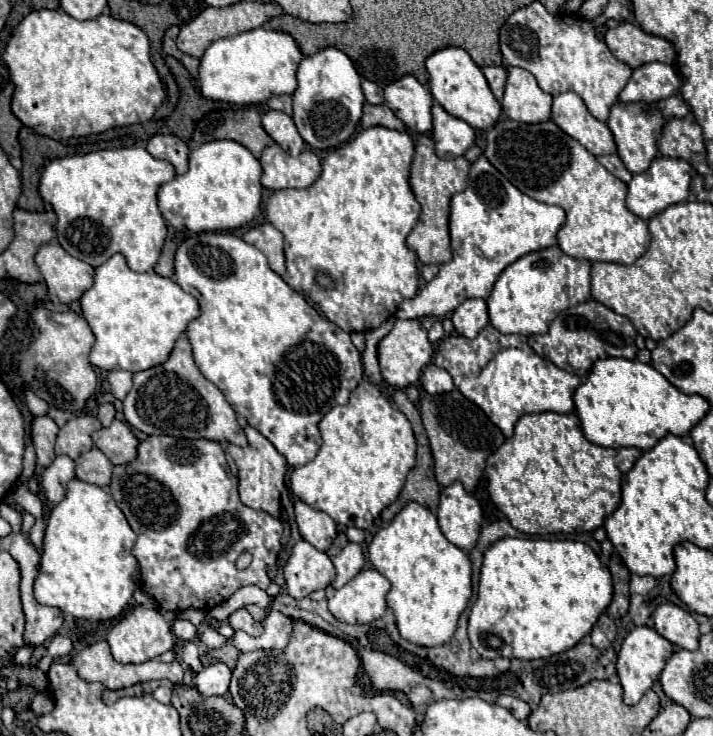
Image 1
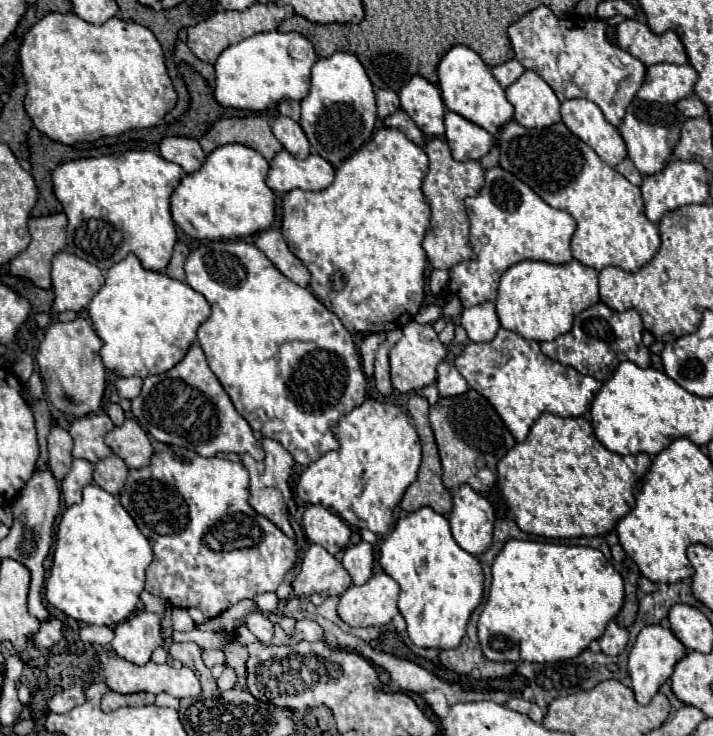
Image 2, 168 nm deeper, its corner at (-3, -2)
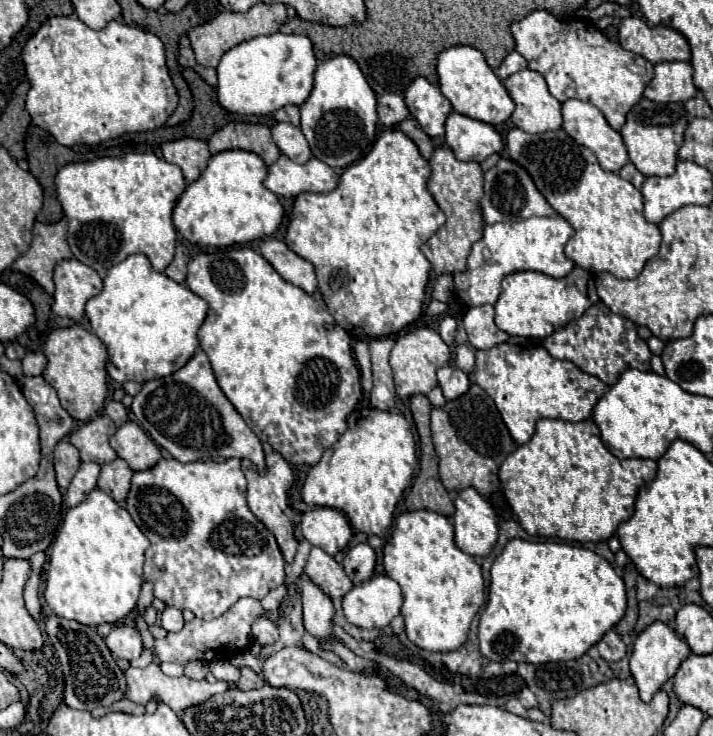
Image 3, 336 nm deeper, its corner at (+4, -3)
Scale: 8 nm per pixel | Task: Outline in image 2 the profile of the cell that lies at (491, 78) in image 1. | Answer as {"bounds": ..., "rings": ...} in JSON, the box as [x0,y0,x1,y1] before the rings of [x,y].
{"bounds":[492,58,526,88],"rings":[[[512,58],[512,60],[508,60],[508,62],[500,64],[500,66],[494,66],[492,68],[492,74],[496,76],[496,80],[500,82],[502,88],[508,88],[512,82],[516,82],[522,76],[524,70],[526,68],[516,58]]]}

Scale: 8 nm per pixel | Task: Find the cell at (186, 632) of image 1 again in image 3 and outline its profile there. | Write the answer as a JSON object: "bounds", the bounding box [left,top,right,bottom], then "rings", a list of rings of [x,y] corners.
{"bounds":[161,607,185,631],"rings":[[[165,607],[163,609],[163,613],[161,613],[161,627],[165,631],[181,631],[183,623],[185,621],[183,621],[183,615],[181,615],[179,609],[175,609],[175,607]]]}

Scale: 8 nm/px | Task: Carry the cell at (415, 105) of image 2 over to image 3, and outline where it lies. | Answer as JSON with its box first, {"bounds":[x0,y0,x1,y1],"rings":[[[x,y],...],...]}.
{"bounds":[403,77,453,137],"rings":[[[417,77],[417,79],[405,89],[403,99],[405,99],[405,105],[407,105],[409,113],[411,113],[411,117],[419,121],[421,129],[423,129],[429,137],[441,137],[441,135],[445,133],[445,119],[447,119],[447,115],[453,111],[453,107],[451,107],[451,103],[441,95],[441,91],[439,91],[437,85],[431,85],[425,77]]]}

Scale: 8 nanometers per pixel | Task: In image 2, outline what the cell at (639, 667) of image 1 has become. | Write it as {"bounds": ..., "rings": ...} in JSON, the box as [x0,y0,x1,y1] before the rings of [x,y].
{"bounds":[628,624,686,704],"rings":[[[660,624],[642,628],[642,632],[638,634],[636,644],[628,656],[628,674],[632,678],[632,690],[636,694],[636,700],[640,704],[648,704],[652,700],[652,696],[660,690],[660,686],[672,676],[674,666],[684,656],[686,656],[686,646],[674,636],[674,632],[670,628],[660,626]]]}

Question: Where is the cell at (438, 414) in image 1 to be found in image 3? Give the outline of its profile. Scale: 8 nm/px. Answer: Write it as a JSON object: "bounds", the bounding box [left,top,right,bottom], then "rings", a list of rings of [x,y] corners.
{"bounds":[431,385,517,497],"rings":[[[471,385],[471,389],[461,395],[461,419],[459,399],[447,401],[443,407],[433,407],[431,433],[439,457],[439,479],[447,491],[461,491],[465,487],[473,487],[485,497],[491,495],[499,487],[499,465],[511,451],[517,449],[493,399],[477,385]]]}

